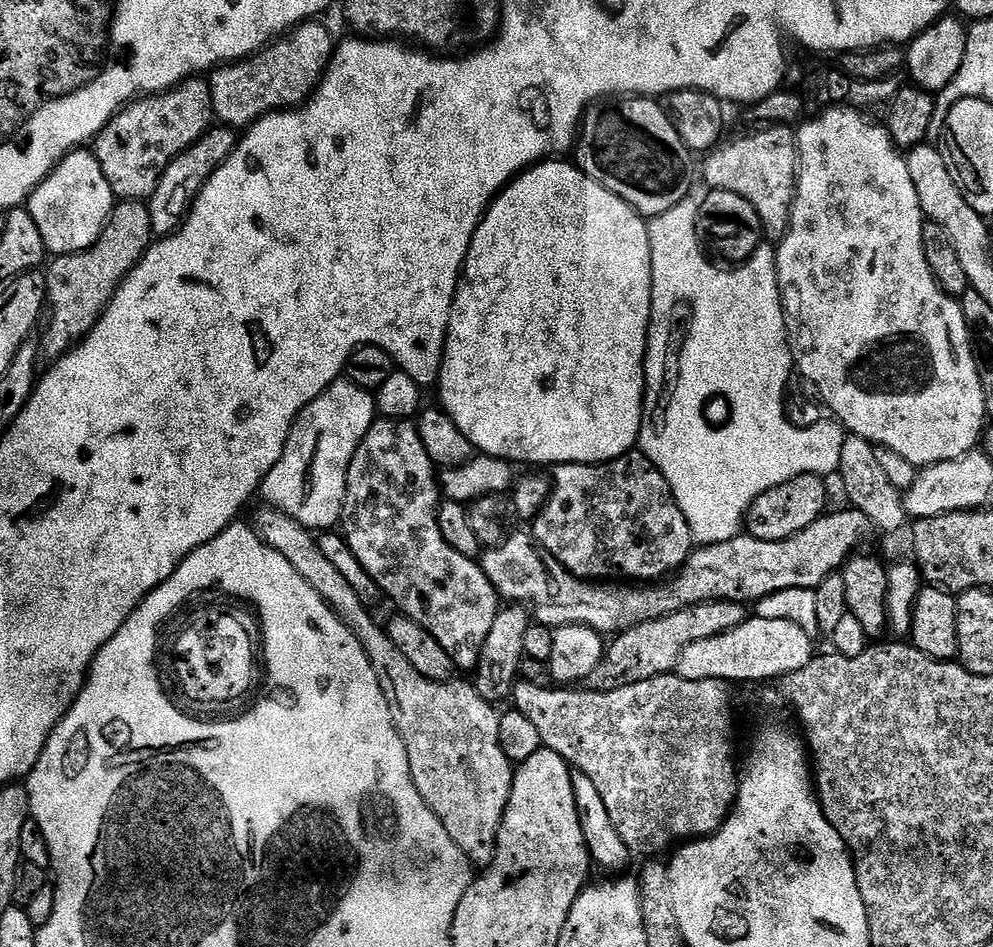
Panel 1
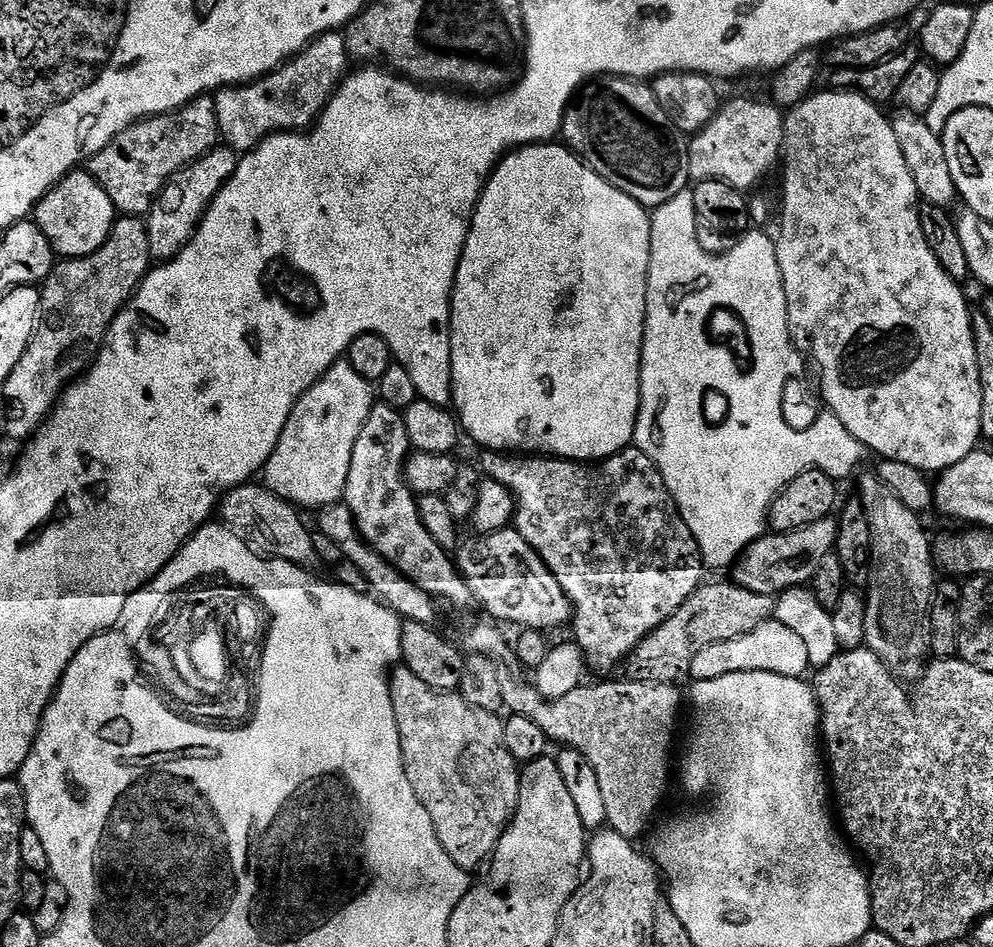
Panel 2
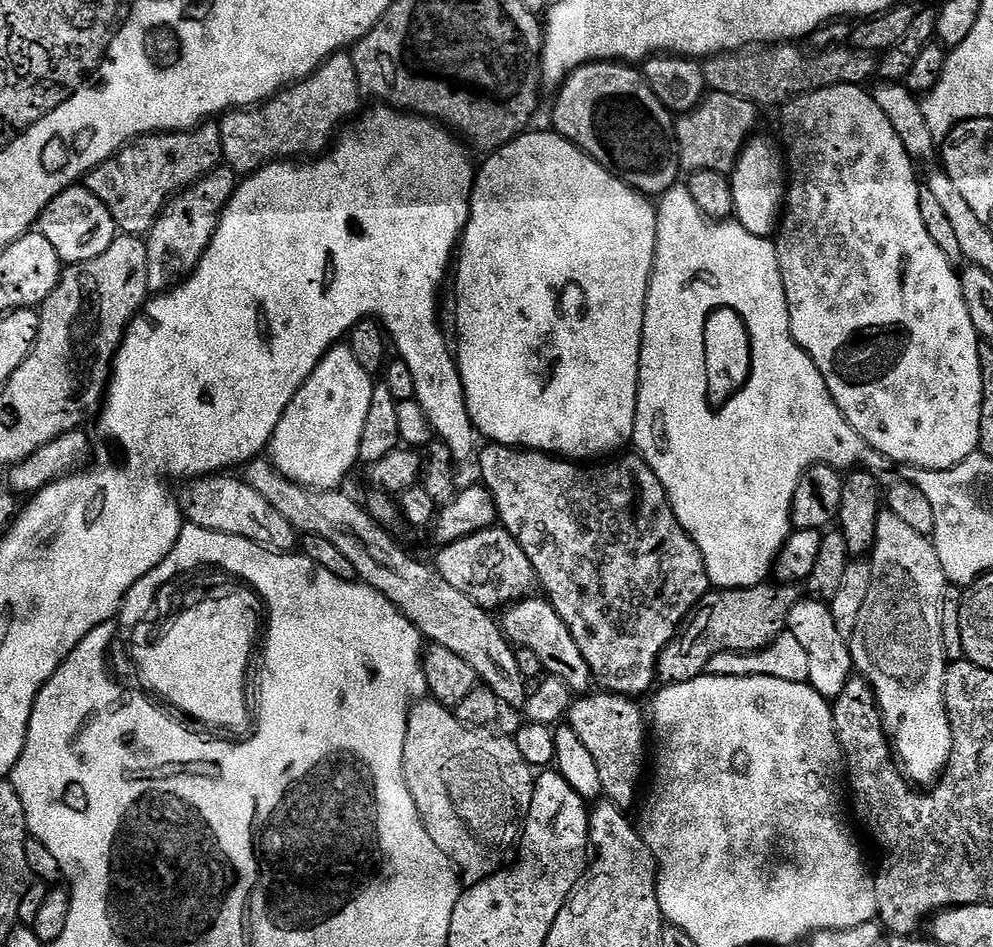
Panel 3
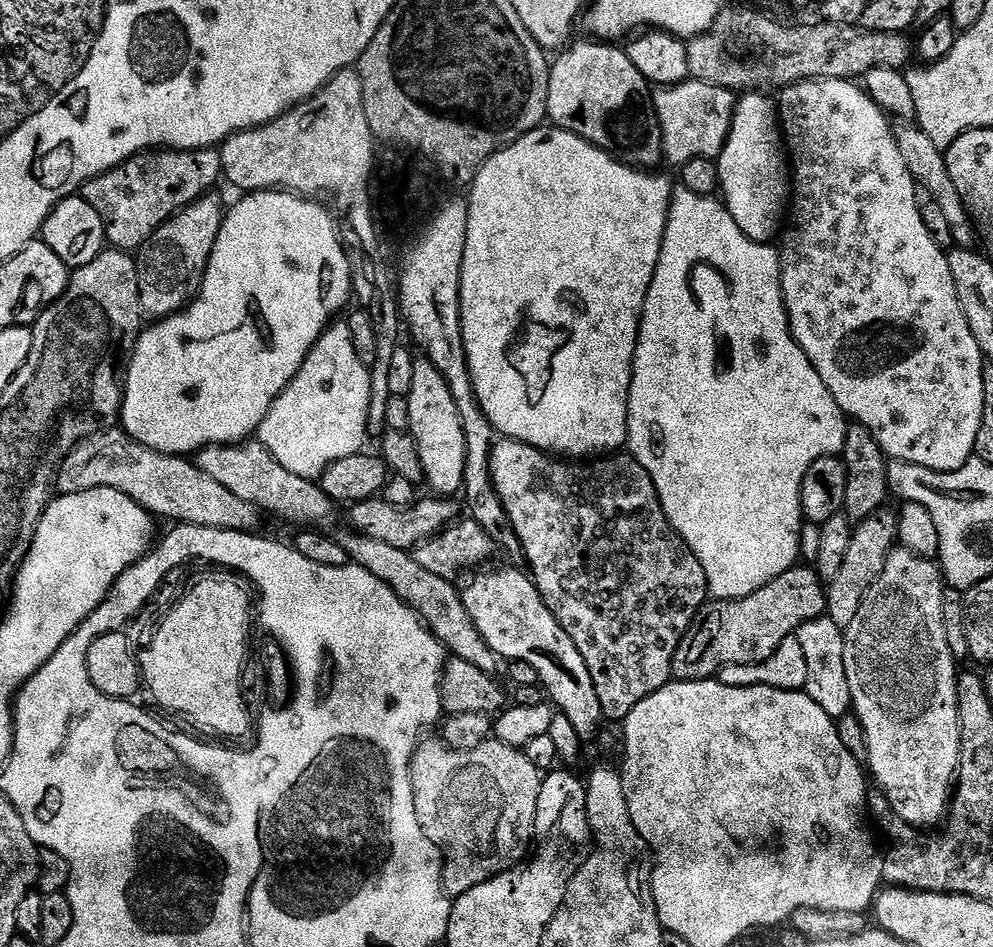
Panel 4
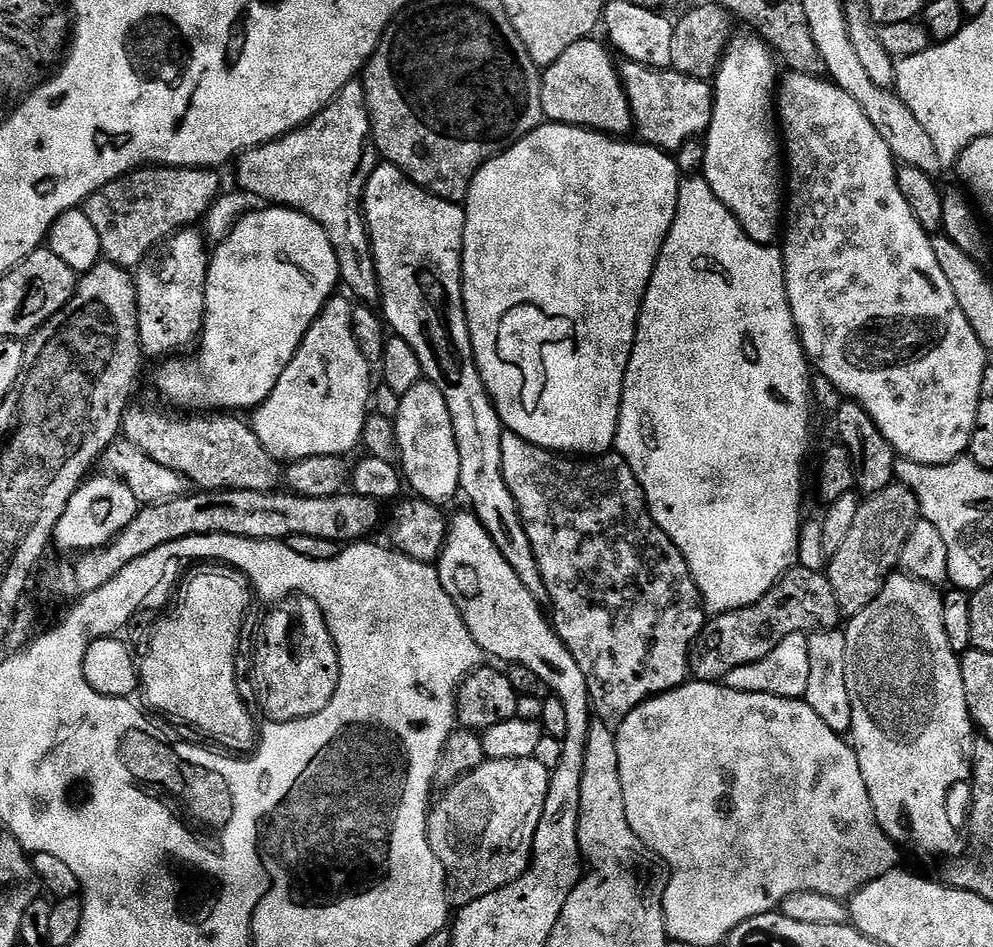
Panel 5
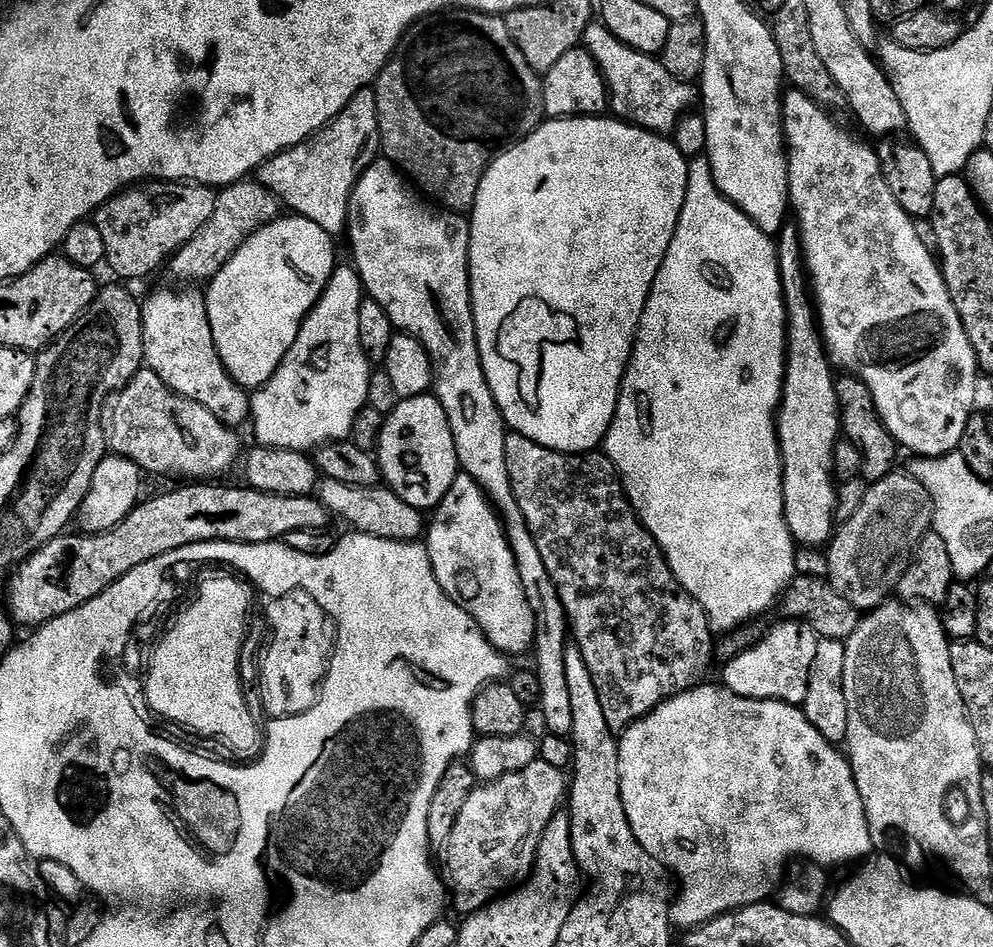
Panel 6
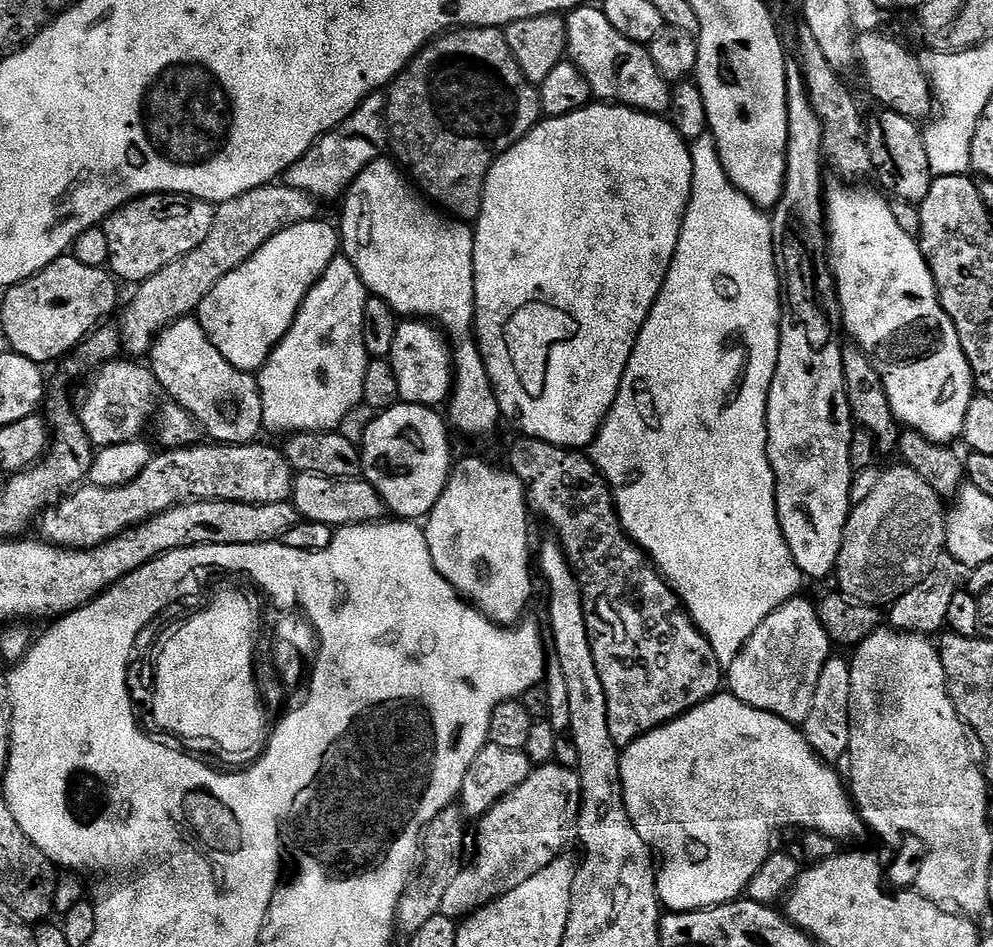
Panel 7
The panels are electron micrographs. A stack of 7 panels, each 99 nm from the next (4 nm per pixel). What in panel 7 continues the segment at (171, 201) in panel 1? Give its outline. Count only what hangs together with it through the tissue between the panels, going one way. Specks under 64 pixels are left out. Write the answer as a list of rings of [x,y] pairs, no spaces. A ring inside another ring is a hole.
[[[181,316],[166,325],[152,343],[150,367],[163,395],[171,403],[185,408],[209,441],[250,444],[259,437],[256,435],[262,432],[264,419],[257,377],[230,366],[230,362],[218,354],[218,346],[210,342],[206,330],[202,330],[199,319]]]

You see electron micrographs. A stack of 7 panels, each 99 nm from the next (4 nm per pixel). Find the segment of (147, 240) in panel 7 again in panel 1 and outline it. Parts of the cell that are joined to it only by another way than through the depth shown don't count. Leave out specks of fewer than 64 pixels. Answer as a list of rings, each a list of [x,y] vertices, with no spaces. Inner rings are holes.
[[[189,78],[168,92],[158,92],[137,98],[125,104],[94,141],[94,151],[106,178],[112,187],[113,197],[120,200],[147,201],[154,194],[166,166],[178,158],[194,142],[198,142],[213,127],[212,85],[204,78]]]

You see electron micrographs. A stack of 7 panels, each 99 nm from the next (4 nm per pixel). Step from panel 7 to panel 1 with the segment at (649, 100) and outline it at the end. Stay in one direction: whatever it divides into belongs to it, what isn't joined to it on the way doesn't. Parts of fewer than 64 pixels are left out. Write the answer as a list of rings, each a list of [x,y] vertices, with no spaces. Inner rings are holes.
[[[764,126],[761,132],[729,139],[703,157],[704,180],[709,189],[730,190],[754,206],[767,239],[779,242],[788,232],[792,203],[796,197],[796,170],[800,151],[796,149],[796,132],[788,126]]]

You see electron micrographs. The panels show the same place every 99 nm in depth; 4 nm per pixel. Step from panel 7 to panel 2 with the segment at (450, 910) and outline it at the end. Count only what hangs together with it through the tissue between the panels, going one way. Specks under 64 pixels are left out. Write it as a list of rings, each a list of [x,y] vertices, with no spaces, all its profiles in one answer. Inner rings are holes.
[[[403,666],[391,669],[388,685],[394,702],[394,718],[398,722],[406,778],[410,778],[414,794],[418,794],[418,802],[426,806],[426,814],[430,814],[438,842],[442,842],[446,854],[450,854],[465,872],[475,873],[475,868],[483,869],[495,857],[496,847],[520,801],[522,768],[510,750],[506,750],[504,720],[495,712],[471,708],[456,692],[436,692],[426,686],[414,670]]]

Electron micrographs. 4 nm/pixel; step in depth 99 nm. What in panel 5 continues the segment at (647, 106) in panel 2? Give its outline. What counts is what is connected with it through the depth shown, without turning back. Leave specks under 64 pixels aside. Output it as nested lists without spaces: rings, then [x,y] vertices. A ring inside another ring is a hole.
[[[596,38],[574,42],[570,50],[562,53],[558,62],[543,69],[540,77],[542,110],[545,121],[569,124],[575,128],[590,128],[593,132],[603,132],[606,136],[624,138],[634,128],[630,102],[624,83],[620,80],[617,61],[612,61],[613,53],[601,44]]]

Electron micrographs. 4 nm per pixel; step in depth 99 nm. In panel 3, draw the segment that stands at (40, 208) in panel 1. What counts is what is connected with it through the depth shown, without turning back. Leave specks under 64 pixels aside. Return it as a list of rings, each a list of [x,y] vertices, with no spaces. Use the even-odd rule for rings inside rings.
[[[73,186],[58,198],[54,198],[46,206],[38,221],[38,231],[49,240],[50,246],[58,250],[58,258],[65,265],[81,264],[90,258],[98,258],[106,246],[118,234],[118,229],[110,210],[90,194],[90,190],[83,186]]]

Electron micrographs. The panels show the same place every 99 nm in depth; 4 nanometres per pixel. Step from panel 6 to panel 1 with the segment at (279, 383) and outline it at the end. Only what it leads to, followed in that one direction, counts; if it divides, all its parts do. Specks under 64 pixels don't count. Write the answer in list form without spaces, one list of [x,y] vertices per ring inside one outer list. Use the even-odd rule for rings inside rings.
[[[341,378],[335,380],[327,390],[314,402],[310,402],[296,415],[290,434],[286,438],[286,446],[282,450],[282,458],[266,474],[262,485],[262,497],[265,505],[282,510],[294,522],[313,530],[332,530],[340,523],[342,506],[346,498],[346,478],[348,467],[370,426],[378,419],[376,397],[369,389],[359,388],[353,380]]]

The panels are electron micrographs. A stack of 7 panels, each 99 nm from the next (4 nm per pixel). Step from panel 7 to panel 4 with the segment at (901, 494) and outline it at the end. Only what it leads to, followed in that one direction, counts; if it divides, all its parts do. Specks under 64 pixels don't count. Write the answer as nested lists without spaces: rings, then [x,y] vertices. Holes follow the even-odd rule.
[[[885,506],[880,511],[870,514],[870,518],[861,520],[855,525],[850,538],[850,550],[846,550],[846,559],[842,562],[842,570],[838,570],[838,574],[834,574],[834,578],[827,585],[826,615],[839,628],[846,629],[850,626],[850,622],[854,622],[854,614],[858,614],[868,587],[878,578],[889,553],[897,547],[898,515],[890,509],[891,507]]]

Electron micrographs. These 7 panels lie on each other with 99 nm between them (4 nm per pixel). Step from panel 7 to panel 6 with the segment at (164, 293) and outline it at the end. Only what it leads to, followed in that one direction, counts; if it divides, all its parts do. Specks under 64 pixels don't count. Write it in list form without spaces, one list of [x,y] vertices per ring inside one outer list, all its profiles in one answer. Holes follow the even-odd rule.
[[[245,178],[236,184],[227,185],[216,192],[216,205],[214,214],[190,242],[183,244],[171,257],[170,268],[180,282],[196,282],[192,280],[204,280],[211,282],[230,262],[230,258],[253,236],[263,224],[269,224],[271,220],[277,219],[282,212],[282,203],[279,197],[274,195],[266,186],[260,184],[259,179]]]

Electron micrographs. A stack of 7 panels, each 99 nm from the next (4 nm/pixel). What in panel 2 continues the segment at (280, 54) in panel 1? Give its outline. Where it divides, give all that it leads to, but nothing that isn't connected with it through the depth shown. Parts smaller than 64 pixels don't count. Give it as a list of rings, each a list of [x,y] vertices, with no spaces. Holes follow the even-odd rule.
[[[337,30],[319,36],[269,76],[250,84],[219,89],[214,99],[221,141],[236,153],[243,154],[254,151],[275,132],[302,132],[313,127],[349,68],[350,57],[344,34]]]

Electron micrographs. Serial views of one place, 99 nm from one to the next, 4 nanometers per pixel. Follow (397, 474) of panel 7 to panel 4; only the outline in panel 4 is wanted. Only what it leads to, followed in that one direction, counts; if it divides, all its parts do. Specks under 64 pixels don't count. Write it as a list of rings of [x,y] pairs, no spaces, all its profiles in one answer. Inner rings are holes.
[[[427,358],[416,360],[414,386],[410,386],[407,398],[410,406],[408,432],[417,442],[427,487],[432,487],[437,497],[455,497],[464,487],[466,434],[458,406],[455,405],[454,394],[450,392],[446,378],[442,378],[442,374]]]

